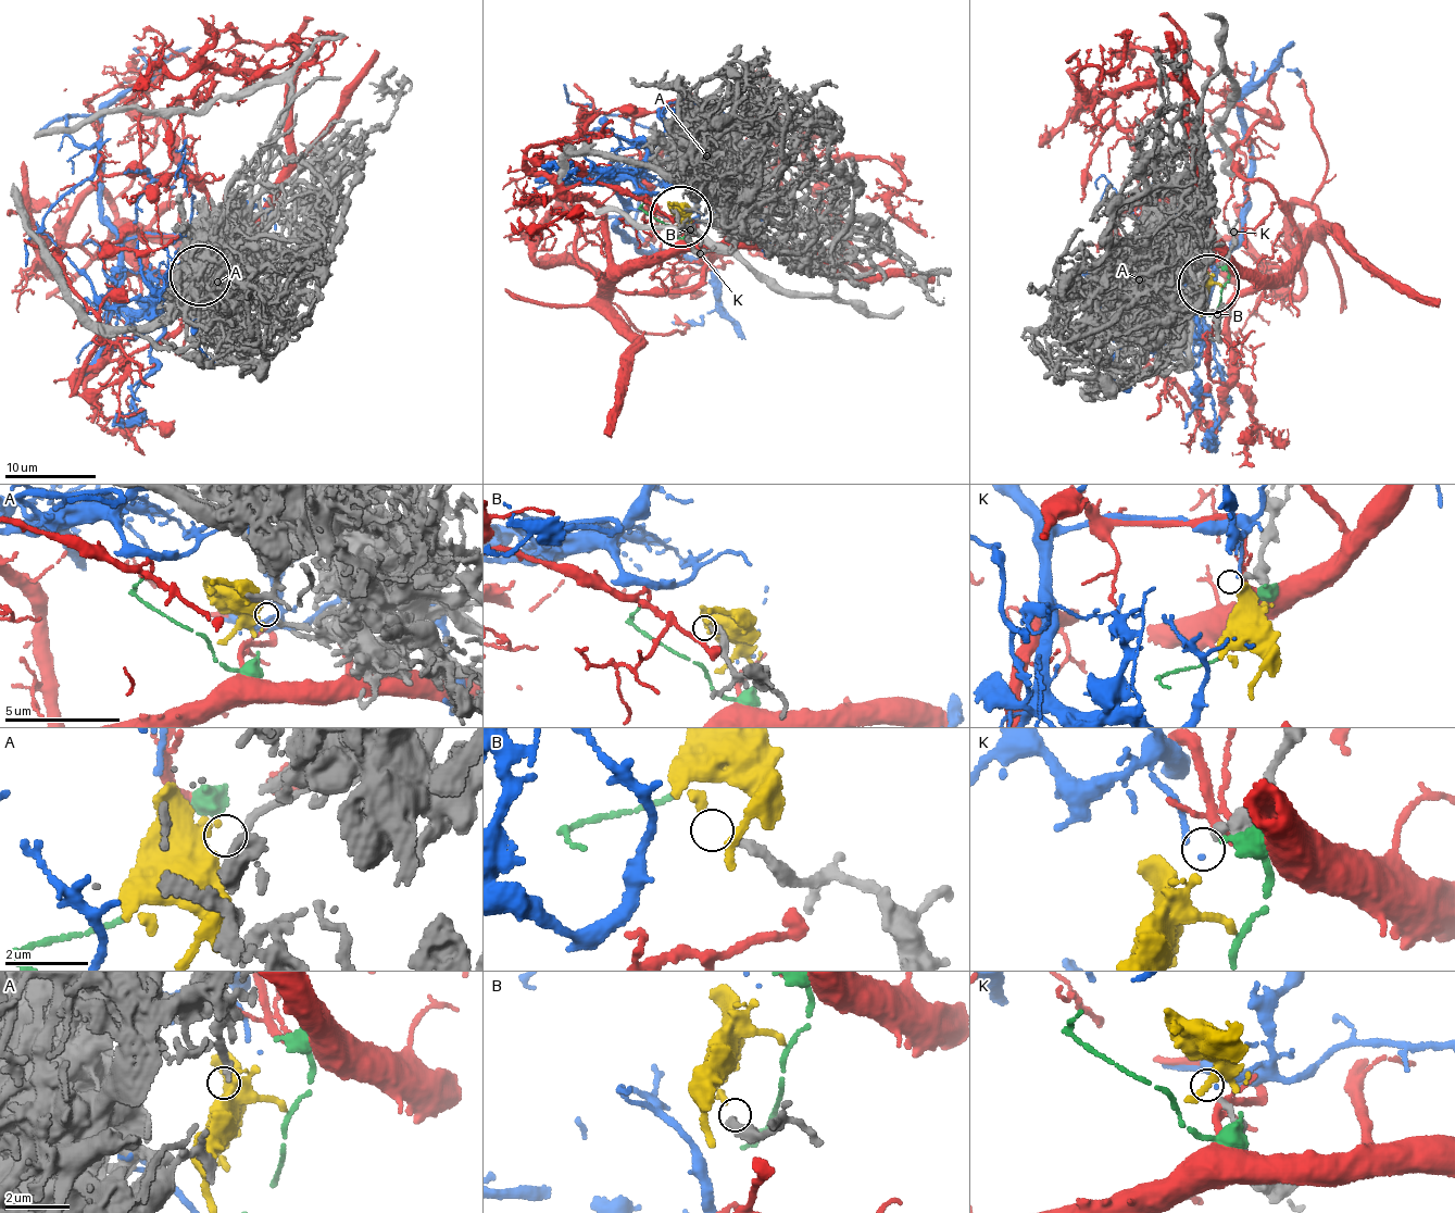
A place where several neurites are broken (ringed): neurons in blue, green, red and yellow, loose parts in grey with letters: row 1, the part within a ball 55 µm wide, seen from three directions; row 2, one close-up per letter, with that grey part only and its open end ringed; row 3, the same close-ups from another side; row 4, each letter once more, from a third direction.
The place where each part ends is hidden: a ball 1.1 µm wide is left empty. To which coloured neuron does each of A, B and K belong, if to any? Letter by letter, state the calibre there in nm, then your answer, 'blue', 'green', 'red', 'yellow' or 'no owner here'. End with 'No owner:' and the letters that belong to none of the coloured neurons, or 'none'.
A: 180 nm thick; yellow
B: 200 nm thick; no owner here
K: 190 nm thick; no owner here
No owner: B, K

